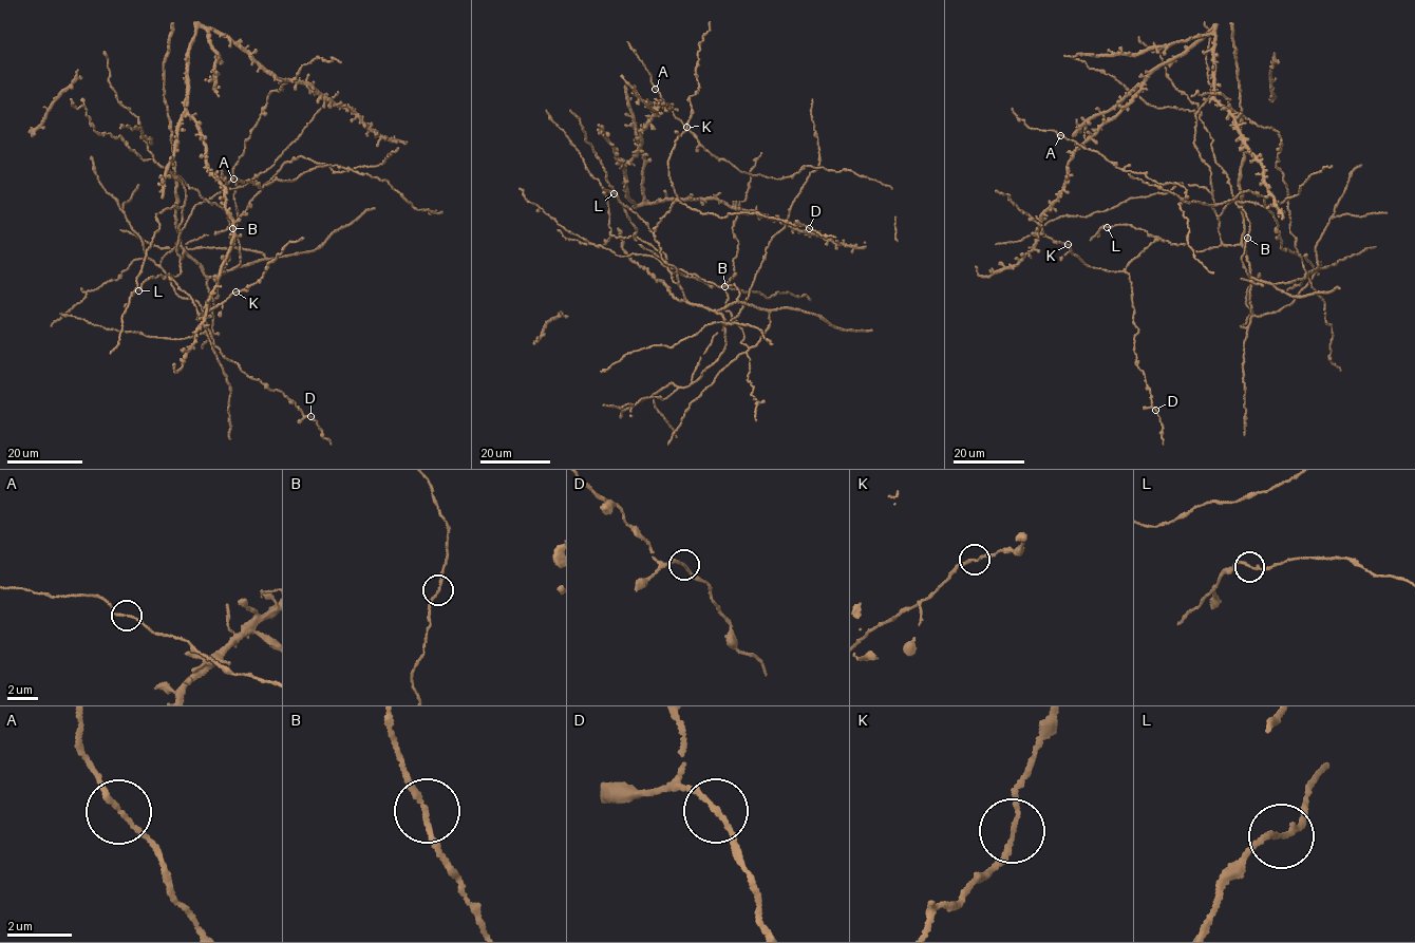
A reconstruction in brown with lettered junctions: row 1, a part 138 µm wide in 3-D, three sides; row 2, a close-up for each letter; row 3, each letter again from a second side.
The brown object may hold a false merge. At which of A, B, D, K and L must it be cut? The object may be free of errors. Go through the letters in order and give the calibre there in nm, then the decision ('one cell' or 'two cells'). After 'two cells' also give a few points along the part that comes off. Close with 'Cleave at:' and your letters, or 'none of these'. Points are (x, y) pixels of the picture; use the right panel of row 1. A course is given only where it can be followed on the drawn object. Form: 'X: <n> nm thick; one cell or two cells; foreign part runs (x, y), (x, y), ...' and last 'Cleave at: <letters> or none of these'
A: 160 nm thick; one cell
B: 170 nm thick; one cell
D: 150 nm thick; one cell
K: 150 nm thick; one cell
L: 150 nm thick; one cell
Cleave at: none of these

